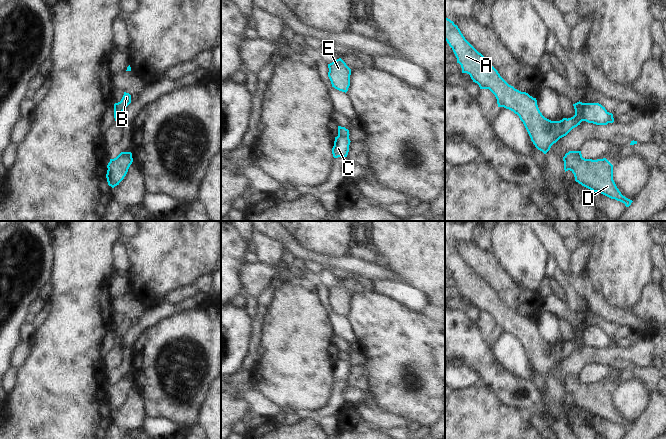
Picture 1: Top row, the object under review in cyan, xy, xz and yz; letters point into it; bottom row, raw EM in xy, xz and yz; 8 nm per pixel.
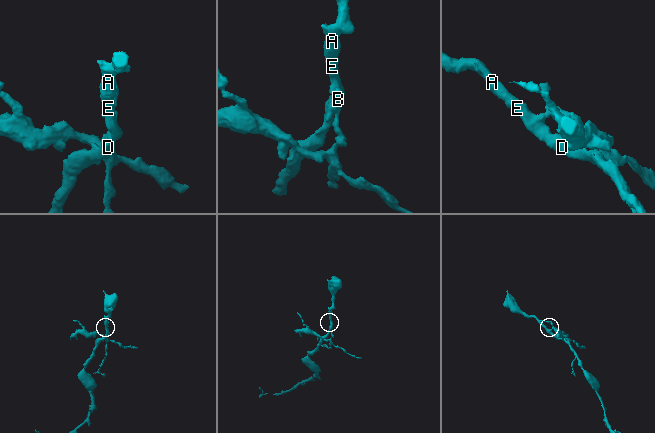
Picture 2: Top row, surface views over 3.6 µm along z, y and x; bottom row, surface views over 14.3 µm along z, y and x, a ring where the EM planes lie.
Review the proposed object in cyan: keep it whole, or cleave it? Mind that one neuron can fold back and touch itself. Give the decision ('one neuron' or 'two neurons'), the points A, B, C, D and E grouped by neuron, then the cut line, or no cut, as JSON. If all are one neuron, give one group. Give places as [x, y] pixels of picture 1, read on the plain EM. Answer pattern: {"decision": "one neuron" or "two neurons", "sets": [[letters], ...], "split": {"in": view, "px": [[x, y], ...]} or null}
{"decision": "two neurons", "sets": [["A", "B", "D", "E"], ["C"]], "split": {"in": "yz", "px": [[585, 327], [583, 344]]}}

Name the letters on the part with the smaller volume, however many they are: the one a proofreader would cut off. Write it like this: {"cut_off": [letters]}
{"cut_off": ["C"]}

